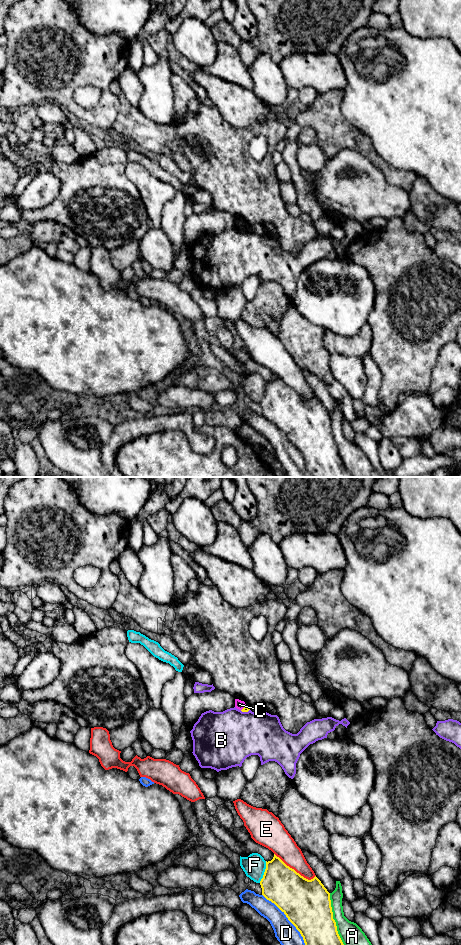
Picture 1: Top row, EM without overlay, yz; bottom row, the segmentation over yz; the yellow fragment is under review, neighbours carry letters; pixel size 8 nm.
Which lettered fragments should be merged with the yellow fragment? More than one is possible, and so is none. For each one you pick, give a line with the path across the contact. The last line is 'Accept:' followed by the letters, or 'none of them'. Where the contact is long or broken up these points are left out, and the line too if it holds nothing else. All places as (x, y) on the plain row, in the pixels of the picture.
Accept: none of them

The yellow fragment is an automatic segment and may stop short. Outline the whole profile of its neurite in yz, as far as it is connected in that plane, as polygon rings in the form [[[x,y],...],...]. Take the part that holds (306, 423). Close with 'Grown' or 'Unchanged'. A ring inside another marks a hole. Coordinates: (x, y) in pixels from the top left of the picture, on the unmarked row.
[[[274,374],[271,381],[266,381],[260,405],[262,415],[274,423],[300,452],[313,477],[352,477],[338,454],[330,413],[316,396],[311,400],[304,398]]]. Unchanged

